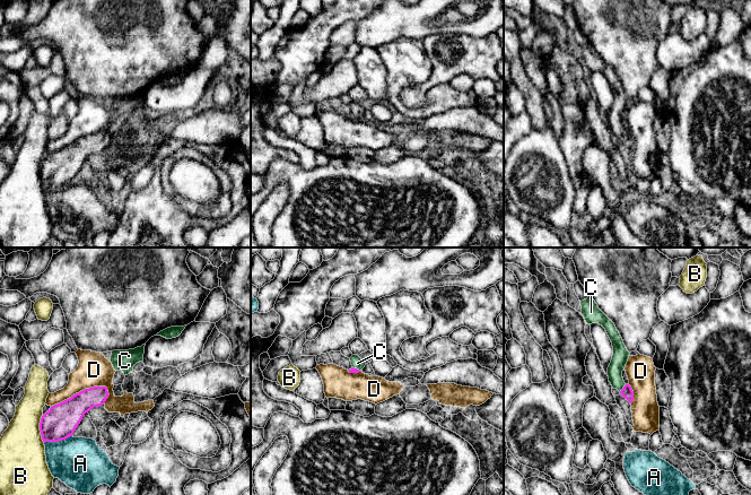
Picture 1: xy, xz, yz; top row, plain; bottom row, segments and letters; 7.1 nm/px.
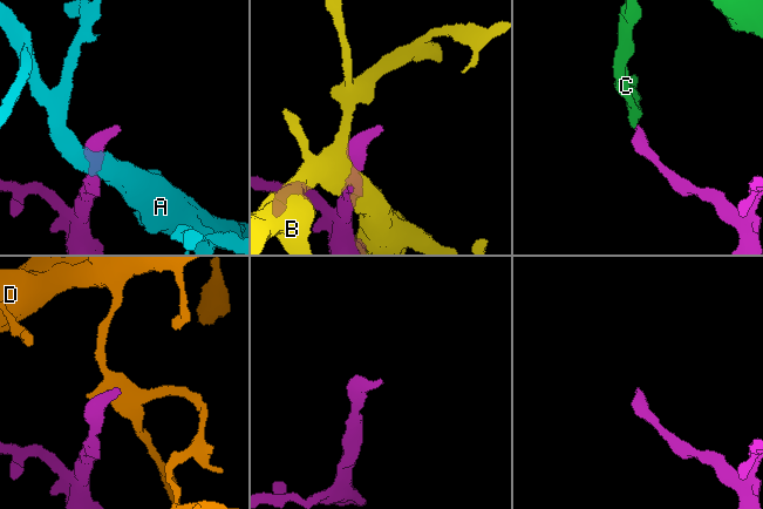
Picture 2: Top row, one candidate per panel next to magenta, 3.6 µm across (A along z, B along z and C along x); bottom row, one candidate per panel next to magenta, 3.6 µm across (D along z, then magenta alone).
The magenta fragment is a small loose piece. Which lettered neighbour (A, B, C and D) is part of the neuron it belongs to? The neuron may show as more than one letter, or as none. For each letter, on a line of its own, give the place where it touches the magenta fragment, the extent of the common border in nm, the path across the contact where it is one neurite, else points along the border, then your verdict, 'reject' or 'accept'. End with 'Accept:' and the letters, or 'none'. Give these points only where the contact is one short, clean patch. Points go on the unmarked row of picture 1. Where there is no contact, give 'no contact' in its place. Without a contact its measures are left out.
A: meets magenta in xy at (58, 188); contact 200 nm long; border along xy (71, 182), (44, 190); reject
B: meets magenta in xy at (40, 175); contact 200 nm long; reject
C: meets magenta in yz at (623, 135); contact 80 nm long; runs through yz (627, 139), (623, 135), (617, 128), (620, 103); accept
D: meets magenta in xy at (83, 137); contact 440 nm long; border along xy (110, 141), (105, 133), (89, 133), (51, 154); reject
Accept: C

